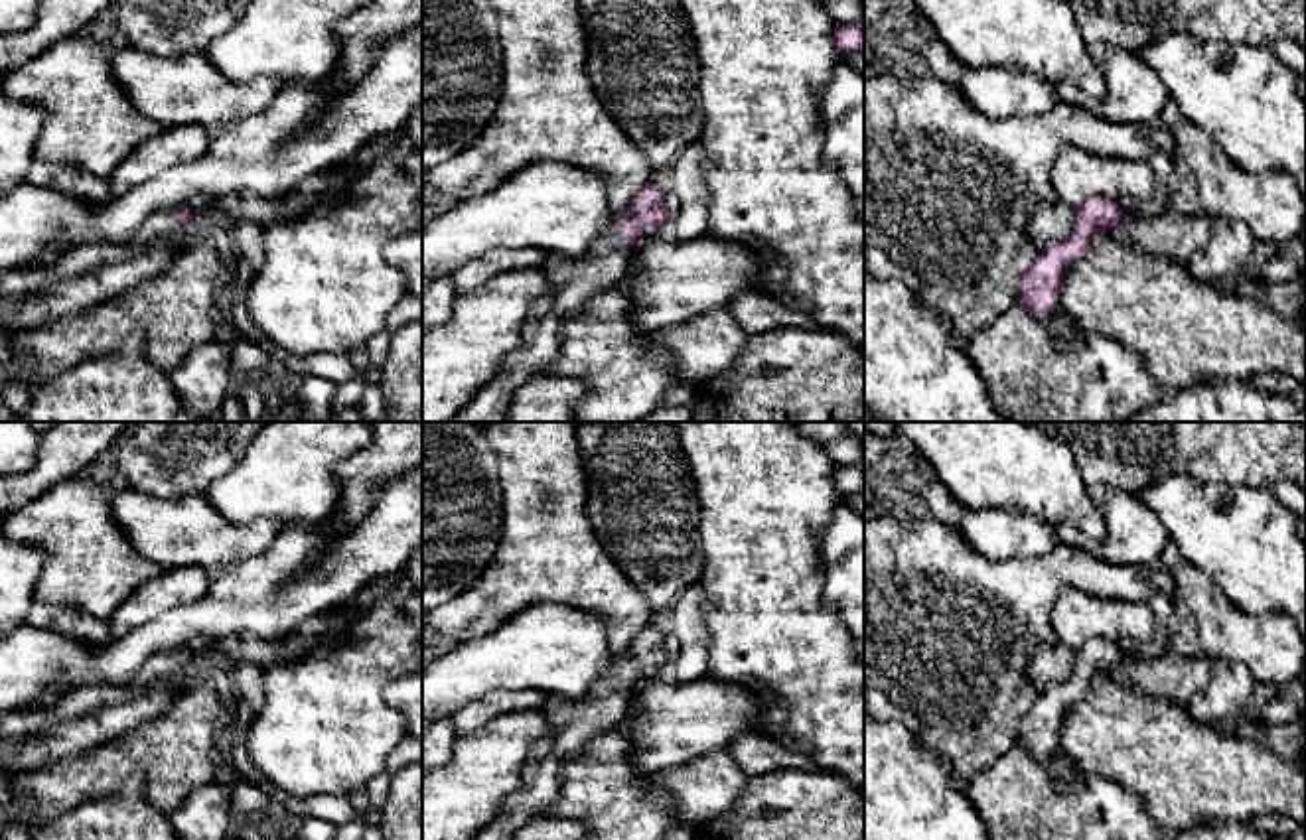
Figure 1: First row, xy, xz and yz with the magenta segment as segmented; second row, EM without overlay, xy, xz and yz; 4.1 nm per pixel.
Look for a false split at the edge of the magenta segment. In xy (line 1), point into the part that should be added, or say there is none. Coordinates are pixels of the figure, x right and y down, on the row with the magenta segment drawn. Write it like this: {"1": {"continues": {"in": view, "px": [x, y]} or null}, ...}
{"1": {"continues": {"in": "xy", "px": [156, 225]}}}

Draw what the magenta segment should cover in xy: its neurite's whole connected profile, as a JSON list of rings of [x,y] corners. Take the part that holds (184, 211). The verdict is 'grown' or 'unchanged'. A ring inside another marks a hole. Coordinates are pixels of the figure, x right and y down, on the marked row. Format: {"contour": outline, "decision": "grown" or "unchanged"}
{"contour": [[[181,205],[180,209],[170,213],[154,213],[144,221],[144,225],[140,227],[136,235],[116,245],[152,243],[158,237],[166,237],[180,231],[187,221],[193,221],[195,217],[197,215],[189,205]]], "decision": "grown"}

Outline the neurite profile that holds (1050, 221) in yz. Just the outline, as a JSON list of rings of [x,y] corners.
[[[1042,203],[1036,207],[1026,227],[1026,243],[1042,252],[1050,243],[1071,235],[1075,211],[1059,203]]]

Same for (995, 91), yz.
[[[965,67],[955,89],[988,118],[1044,114],[1057,105],[1052,85],[1010,67]]]

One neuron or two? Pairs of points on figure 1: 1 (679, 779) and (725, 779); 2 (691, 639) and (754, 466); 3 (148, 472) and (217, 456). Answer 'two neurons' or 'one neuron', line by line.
1: one neuron
2: two neurons
3: one neuron

